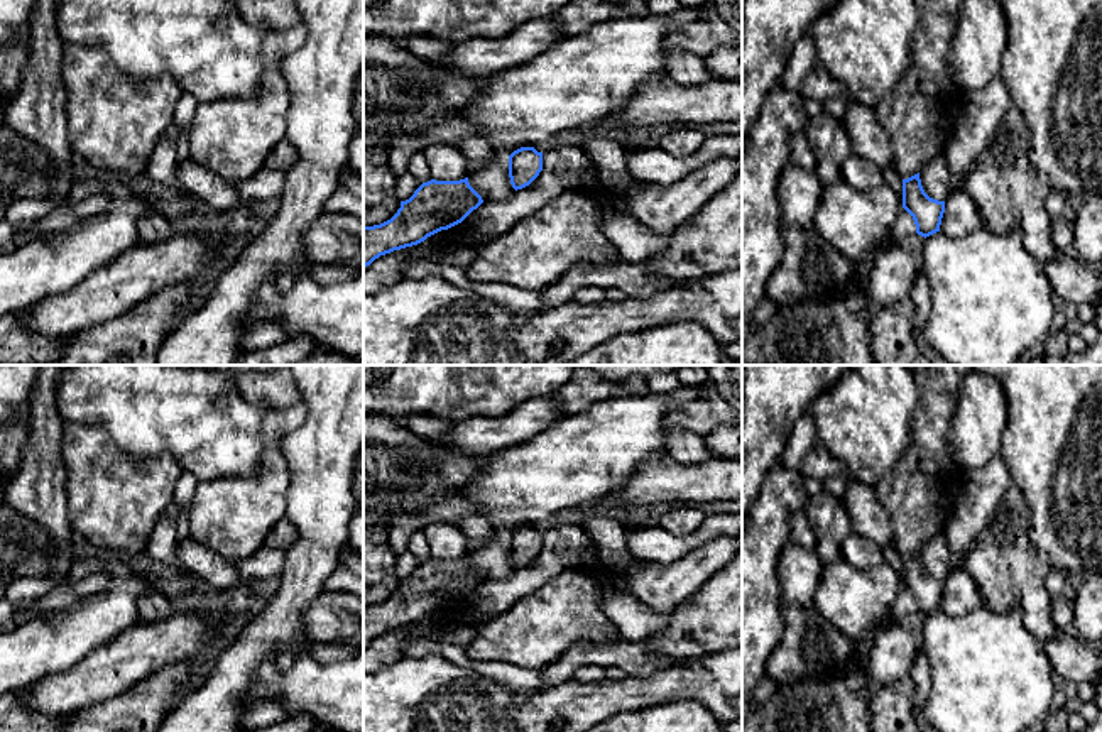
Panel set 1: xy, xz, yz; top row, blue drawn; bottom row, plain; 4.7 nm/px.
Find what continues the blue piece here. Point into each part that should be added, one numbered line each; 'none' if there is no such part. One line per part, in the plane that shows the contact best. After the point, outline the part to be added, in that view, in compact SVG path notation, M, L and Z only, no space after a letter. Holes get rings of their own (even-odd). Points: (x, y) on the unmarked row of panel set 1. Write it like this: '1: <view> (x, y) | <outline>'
1: yz (903, 607) | M903 588L891 607L889 624L906 622L906 619L911 617L914 612L916 612L914 598L906 588Z

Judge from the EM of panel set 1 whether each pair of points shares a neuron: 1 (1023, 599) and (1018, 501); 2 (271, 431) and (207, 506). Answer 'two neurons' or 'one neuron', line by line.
1: one neuron
2: one neuron

